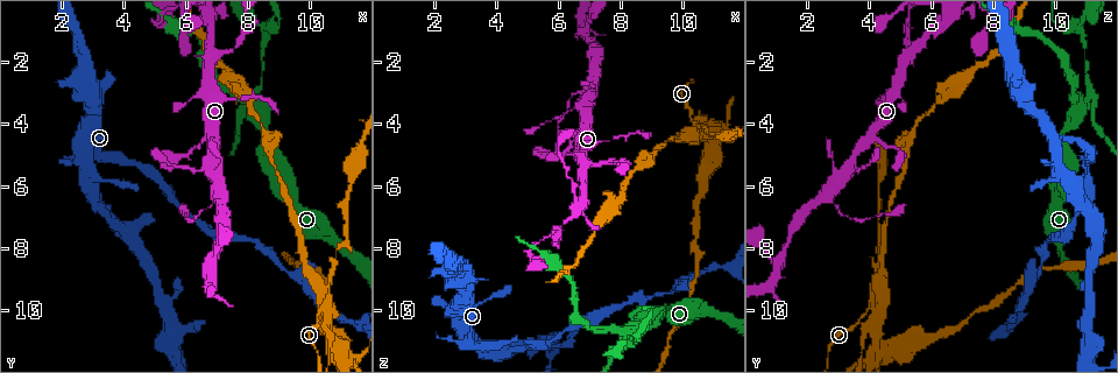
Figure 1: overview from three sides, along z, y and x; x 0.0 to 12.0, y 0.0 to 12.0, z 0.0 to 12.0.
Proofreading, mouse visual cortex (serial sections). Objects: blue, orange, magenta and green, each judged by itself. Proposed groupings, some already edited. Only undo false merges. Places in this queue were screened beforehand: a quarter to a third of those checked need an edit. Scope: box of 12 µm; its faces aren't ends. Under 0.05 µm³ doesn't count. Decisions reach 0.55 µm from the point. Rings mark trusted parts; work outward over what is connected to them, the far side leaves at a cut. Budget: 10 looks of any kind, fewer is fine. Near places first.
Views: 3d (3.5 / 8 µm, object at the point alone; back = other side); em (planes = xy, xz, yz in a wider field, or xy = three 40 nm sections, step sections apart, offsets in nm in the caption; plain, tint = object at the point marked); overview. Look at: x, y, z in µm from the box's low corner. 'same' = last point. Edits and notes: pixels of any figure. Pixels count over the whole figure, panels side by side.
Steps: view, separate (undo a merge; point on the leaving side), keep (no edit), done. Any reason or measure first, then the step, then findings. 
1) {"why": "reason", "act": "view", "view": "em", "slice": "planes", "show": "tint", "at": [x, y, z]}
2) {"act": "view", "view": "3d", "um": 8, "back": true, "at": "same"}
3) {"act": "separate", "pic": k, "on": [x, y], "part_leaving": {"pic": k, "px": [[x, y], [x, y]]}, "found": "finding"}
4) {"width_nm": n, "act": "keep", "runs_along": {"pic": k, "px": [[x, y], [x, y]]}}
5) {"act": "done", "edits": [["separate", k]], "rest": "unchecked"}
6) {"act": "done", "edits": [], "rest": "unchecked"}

{"why": "arms part here", "act": "view", "view": "3d", "um": 8, "at": [7.1, 6.3, 2.6]}

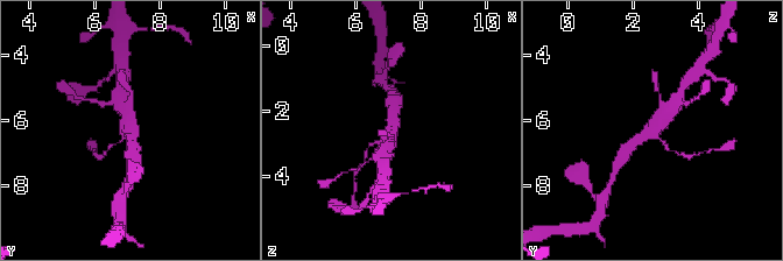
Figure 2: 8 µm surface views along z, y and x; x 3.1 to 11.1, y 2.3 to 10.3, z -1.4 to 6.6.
{"arms": 3, "arm_widths_nm": [100, 350, 400], "why": "now the EM", "act": "view", "view": "em", "slice": "xy", "step": 5, "show": "tint", "at": [7.1, 6.2, 2.7]}

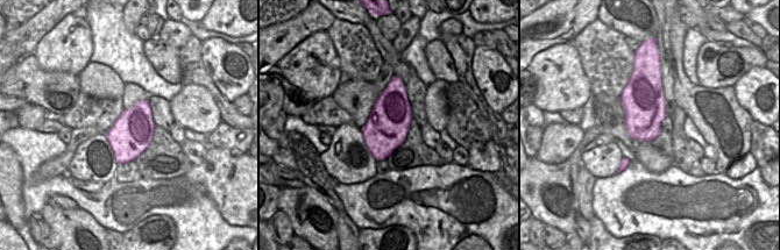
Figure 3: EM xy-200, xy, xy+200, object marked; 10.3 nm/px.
{"width_nm": 440, "act": "keep", "runs_along": {"pic": 2, "px": [[676, 104], [628, 149]]}, "found": "all the same cell"}

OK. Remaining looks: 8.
{"why": "abrupt turn", "act": "view", "view": "3d", "um": 8, "at": [10.6, 10.0, 4.2]}

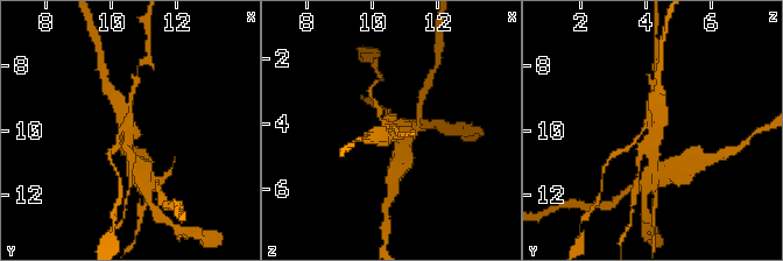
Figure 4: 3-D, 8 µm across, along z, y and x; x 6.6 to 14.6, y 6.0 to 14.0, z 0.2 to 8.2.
{"act": "view", "view": "em", "slice": "xy", "step": 1, "show": "tint", "at": [10.5, 10.0, 4.2]}

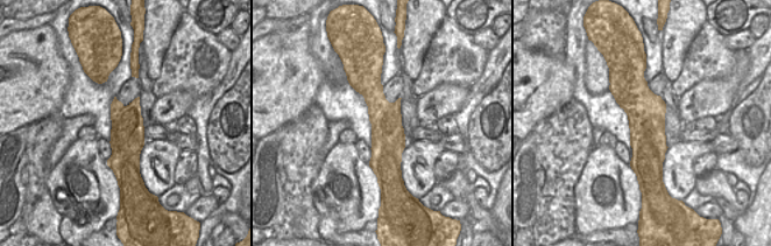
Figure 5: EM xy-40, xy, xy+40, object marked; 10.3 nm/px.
{"act": "separate", "pic": 4, "on": [663, 108], "part_leaving": {"pic": 4, "px": [[649, 127], [653, 128], [655, 168]]}, "found": "a second cell is stuck on"}

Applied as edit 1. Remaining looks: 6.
{"why": "narrows sharply", "act": "view", "view": "3d", "um": 3.5, "at": [8.2, 7.8, 9.7]}

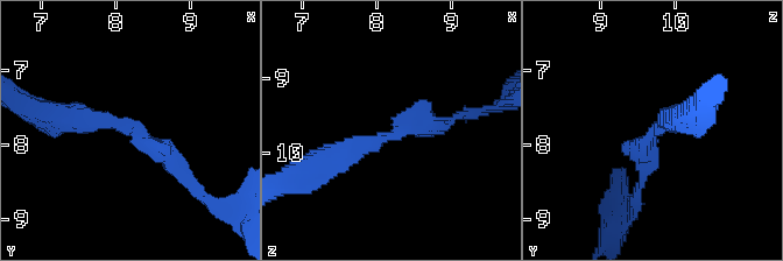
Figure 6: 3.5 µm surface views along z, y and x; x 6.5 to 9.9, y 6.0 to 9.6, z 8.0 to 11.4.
{"act": "view", "view": "em", "slice": "xy", "step": 3, "show": "tint", "at": [8.20, 7.75, 9.75]}

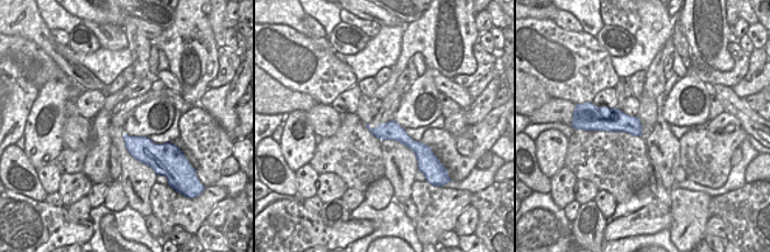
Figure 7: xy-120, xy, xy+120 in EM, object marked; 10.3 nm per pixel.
{"why": "cut it another way", "act": "view", "view": "em", "slice": "xy", "step": 1, "show": "tint", "at": "same"}

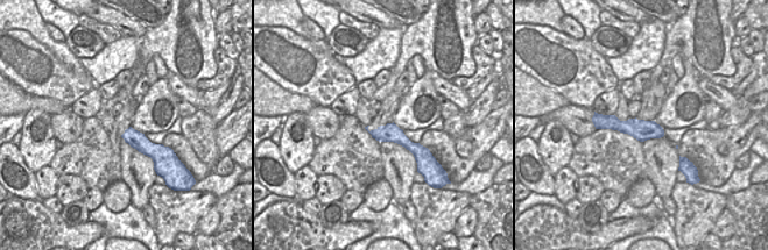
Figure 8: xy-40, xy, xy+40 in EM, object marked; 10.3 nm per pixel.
{"arm_widths_nm": [300, 350], "act": "keep", "runs_along": {"pic": 6, "px": [[61, 115], [133, 126], [187, 181]]}, "found": "continuous, no second cell"}

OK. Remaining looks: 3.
{"why": "thick turns thin", "act": "view", "view": "3d", "um": 8, "back": true, "at": [9.7, 9.0, 9.4]}

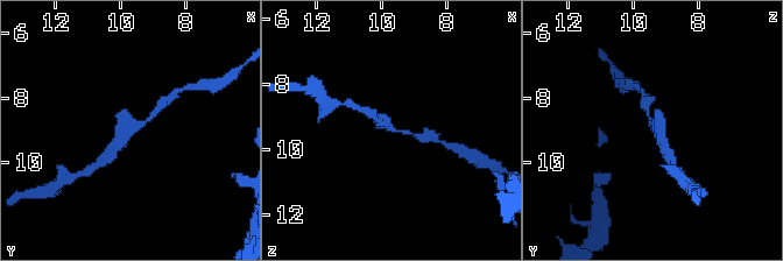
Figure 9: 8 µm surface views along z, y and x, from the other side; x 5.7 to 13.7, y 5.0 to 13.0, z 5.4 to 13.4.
{"act": "view", "view": "3d", "um": 3.5, "at": [9.7, 9.0, 9.4]}

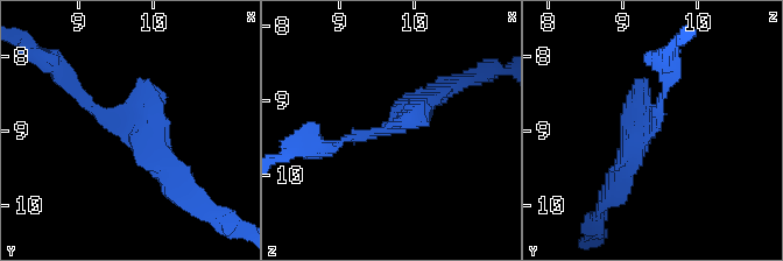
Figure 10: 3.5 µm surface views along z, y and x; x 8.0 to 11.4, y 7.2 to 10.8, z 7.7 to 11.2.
{"act": "keep", "runs_along": {"pic": 10, "px": [[75, 87], [92, 108], [132, 122], [175, 188]]}, "found": "one cell here"}

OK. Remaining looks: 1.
{"act": "done", "edits": [["separate", 4]], "rest": "unchecked"}

